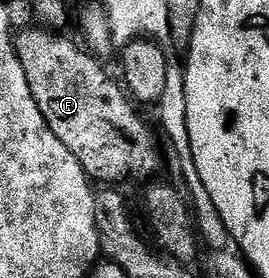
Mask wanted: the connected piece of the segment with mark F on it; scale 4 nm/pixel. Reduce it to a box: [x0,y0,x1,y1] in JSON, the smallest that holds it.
[16,27,162,182]

